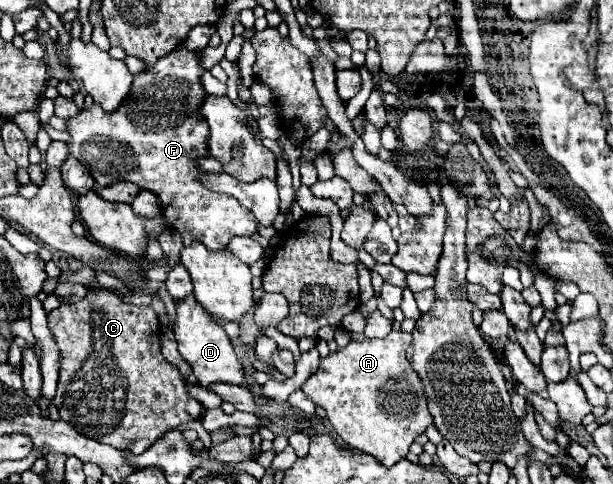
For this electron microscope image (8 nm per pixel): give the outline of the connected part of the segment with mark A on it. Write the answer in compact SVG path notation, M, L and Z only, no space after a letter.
M390 332L386 338L380 340L366 338L362 342L350 342L346 348L340 348L326 358L320 358L318 370L304 382L304 394L316 406L322 406L326 410L328 420L336 428L338 436L350 448L374 456L384 466L394 466L398 460L402 460L408 454L414 438L432 424L432 416L426 406L424 384L406 358L406 348L410 344L412 334L408 332Z

